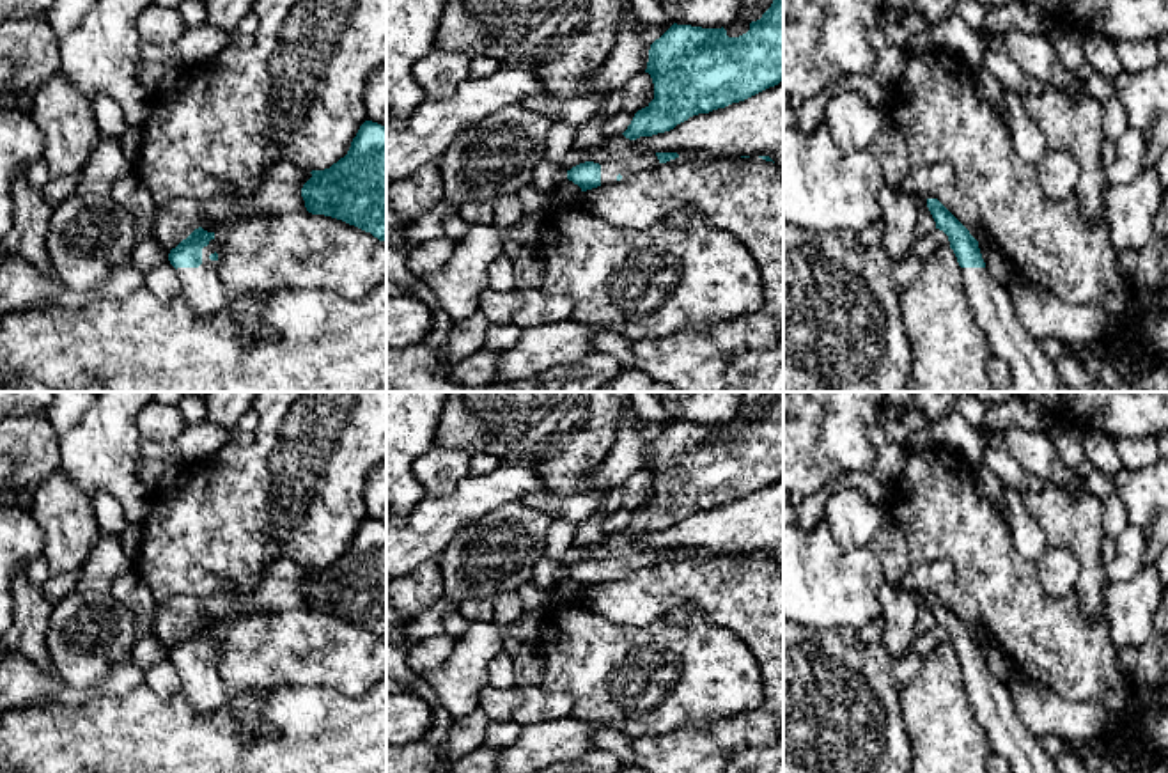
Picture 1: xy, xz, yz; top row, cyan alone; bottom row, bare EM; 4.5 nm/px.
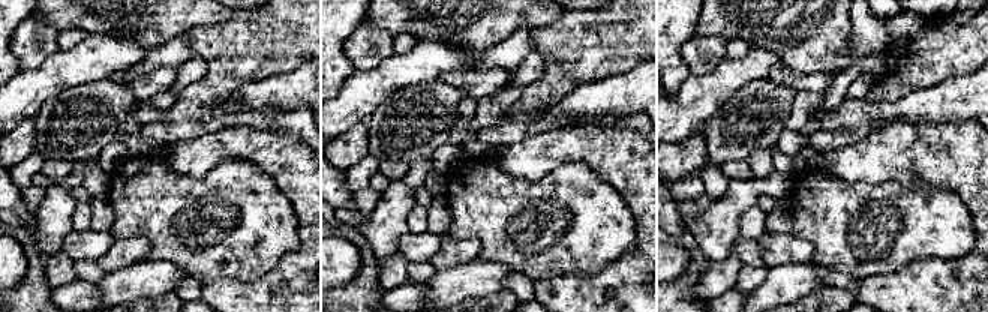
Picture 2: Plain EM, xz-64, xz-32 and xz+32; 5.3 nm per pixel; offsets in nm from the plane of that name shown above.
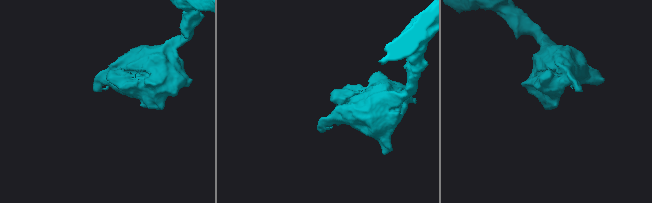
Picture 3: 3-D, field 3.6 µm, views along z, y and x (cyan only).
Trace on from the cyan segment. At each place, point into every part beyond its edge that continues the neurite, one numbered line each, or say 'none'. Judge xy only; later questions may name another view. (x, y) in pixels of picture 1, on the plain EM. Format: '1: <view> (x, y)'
1: xy (201, 683)

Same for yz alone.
1: yz (991, 701)

